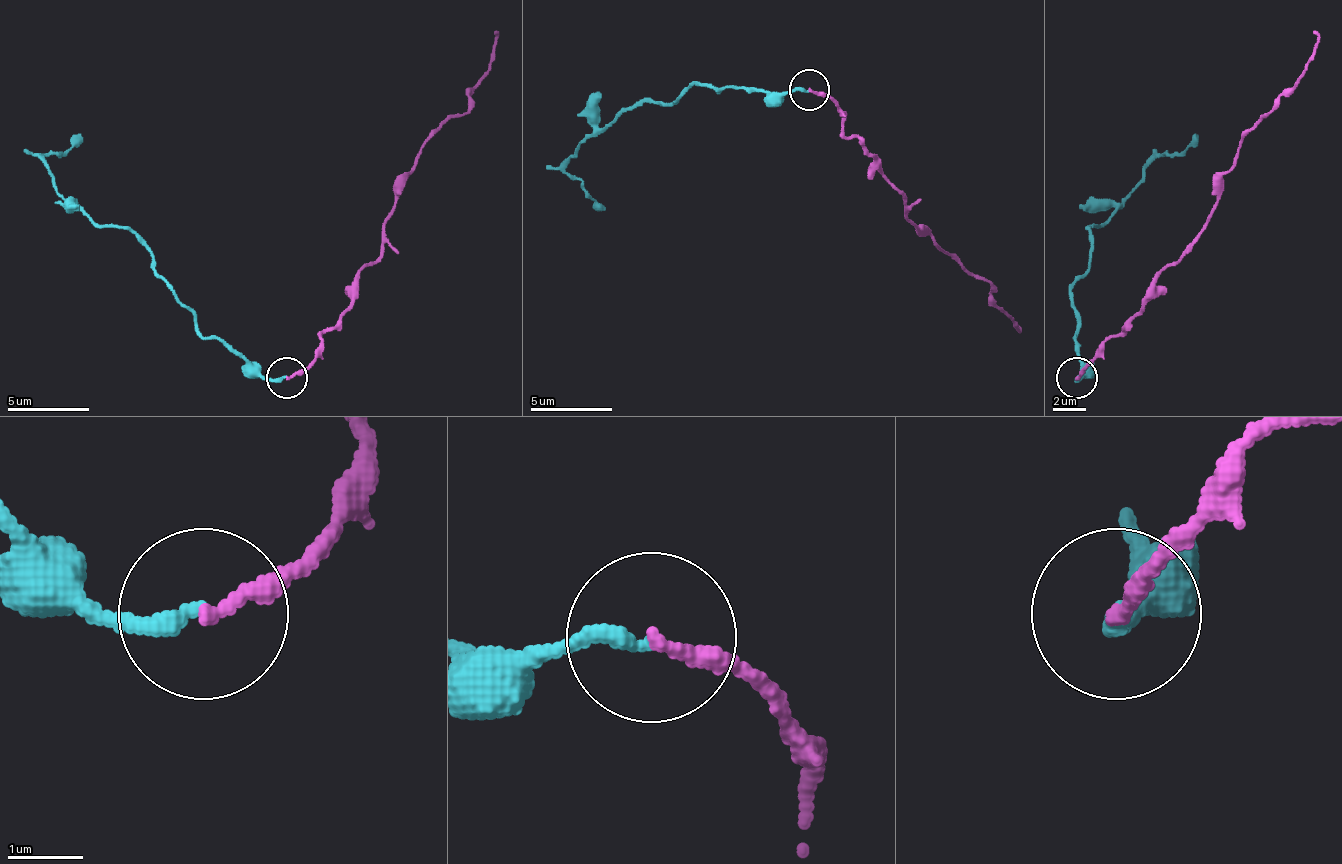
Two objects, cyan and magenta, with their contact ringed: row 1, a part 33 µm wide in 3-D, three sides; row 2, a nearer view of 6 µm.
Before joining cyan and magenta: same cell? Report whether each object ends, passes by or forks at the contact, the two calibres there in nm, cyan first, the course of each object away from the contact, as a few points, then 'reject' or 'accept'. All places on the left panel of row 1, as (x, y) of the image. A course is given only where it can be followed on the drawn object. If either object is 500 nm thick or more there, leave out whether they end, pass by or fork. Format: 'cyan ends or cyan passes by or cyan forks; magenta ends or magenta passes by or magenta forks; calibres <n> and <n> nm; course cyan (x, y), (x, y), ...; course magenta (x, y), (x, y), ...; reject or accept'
cyan ends; magenta ends; calibres 200 and 190 nm; course cyan (285, 379), (261, 379), (204, 338), (127, 228), (102, 228), (57, 191), (45, 155), (61, 155), (82, 134); course magenta (285, 379), (351, 305), (351, 281), (379, 256), (395, 187), (420, 146), (469, 110), (497, 32); reject

